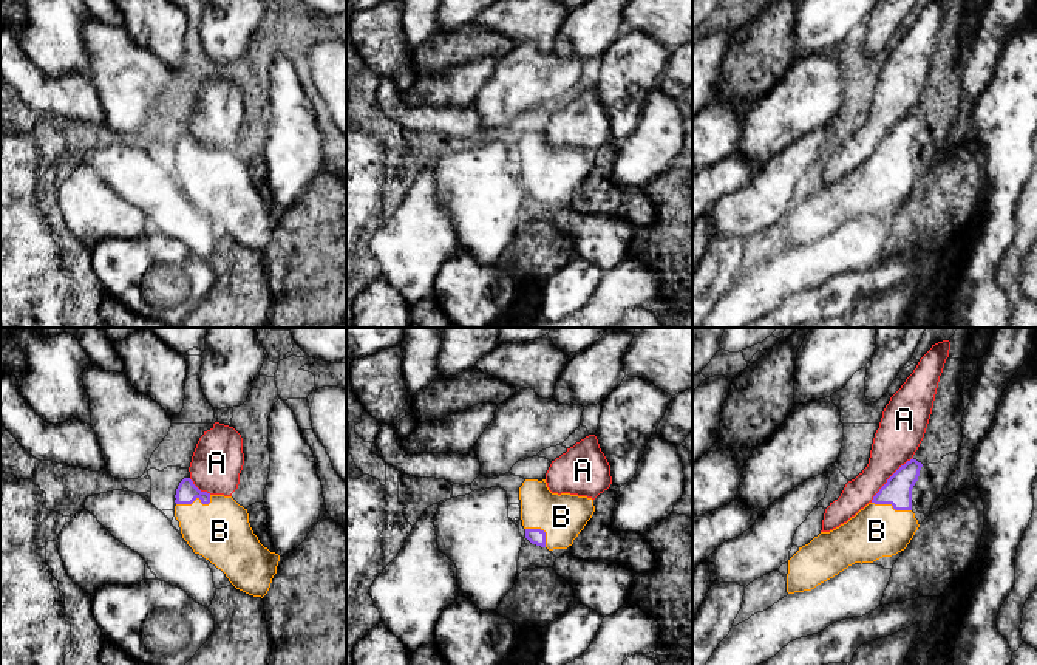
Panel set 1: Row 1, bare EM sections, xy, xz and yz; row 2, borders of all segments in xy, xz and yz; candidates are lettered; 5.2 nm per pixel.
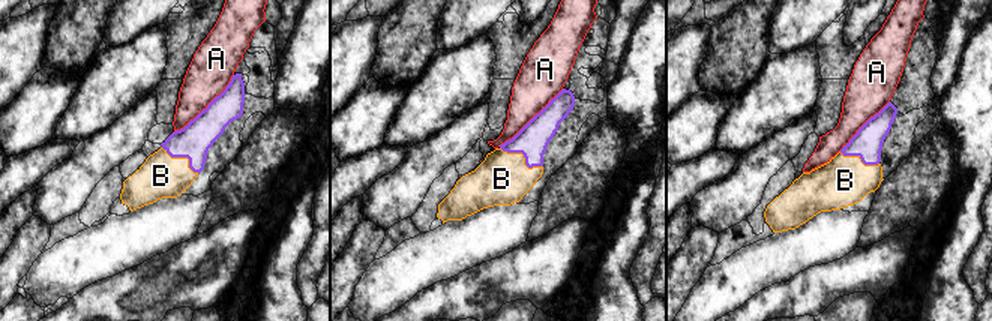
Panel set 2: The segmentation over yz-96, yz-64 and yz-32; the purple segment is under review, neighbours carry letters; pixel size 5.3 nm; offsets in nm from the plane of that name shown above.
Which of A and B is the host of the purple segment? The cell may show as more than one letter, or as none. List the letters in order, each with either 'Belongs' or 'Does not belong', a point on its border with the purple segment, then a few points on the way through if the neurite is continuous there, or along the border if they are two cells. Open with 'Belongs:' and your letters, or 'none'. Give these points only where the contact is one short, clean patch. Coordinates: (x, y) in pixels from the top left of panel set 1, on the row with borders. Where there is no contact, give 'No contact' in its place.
Belongs: B
A: Does not belong. Touches purple at yz (889, 478)
B: Belongs. Touches purple at xy (195, 498). Path across: xy (187, 492), (195, 498), (195, 506), (220, 531)

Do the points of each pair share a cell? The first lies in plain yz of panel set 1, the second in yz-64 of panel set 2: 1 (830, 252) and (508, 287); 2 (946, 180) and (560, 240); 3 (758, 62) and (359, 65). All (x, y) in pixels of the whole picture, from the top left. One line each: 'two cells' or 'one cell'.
1: two cells
2: two cells
3: two cells

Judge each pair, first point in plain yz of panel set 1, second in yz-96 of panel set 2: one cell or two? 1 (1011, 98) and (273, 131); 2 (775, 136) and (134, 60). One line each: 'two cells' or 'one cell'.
1: two cells
2: one cell

